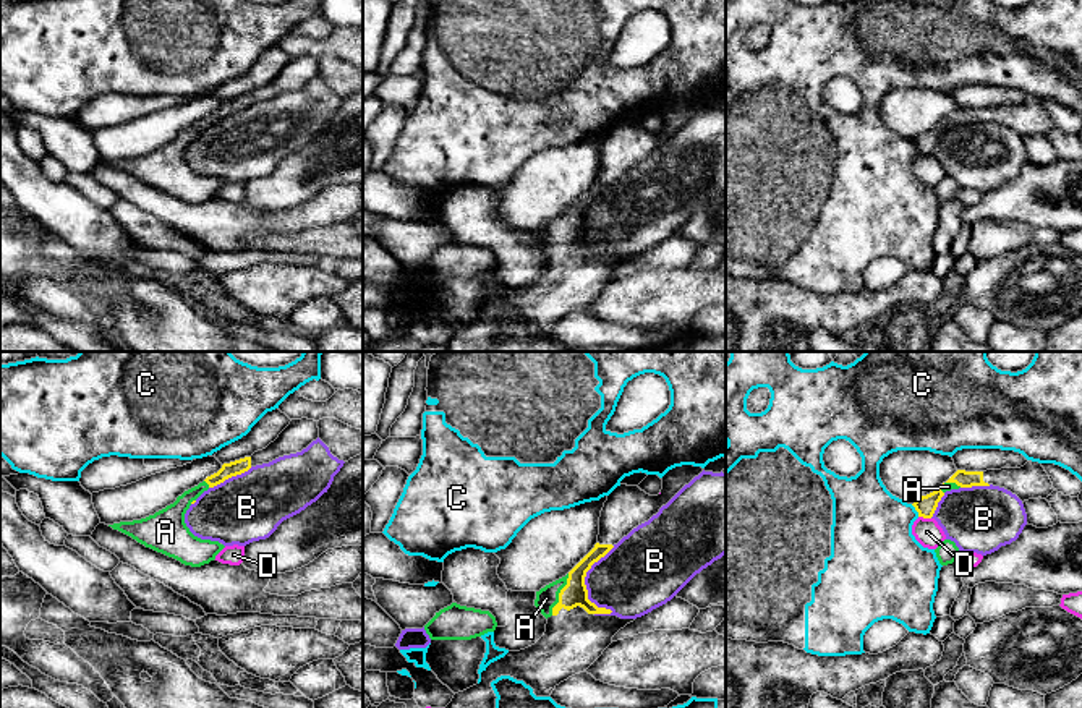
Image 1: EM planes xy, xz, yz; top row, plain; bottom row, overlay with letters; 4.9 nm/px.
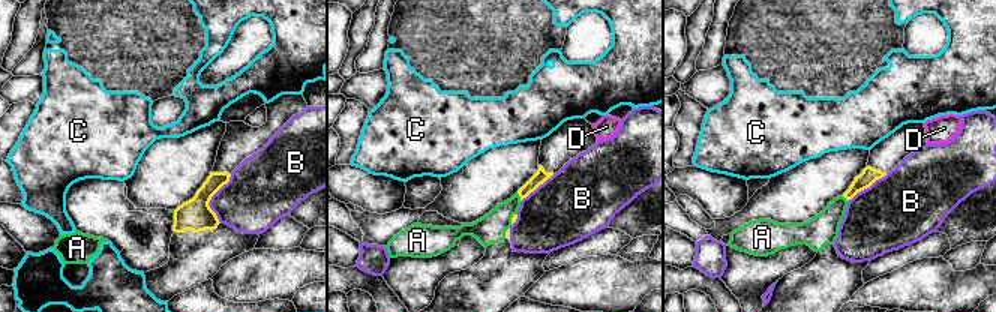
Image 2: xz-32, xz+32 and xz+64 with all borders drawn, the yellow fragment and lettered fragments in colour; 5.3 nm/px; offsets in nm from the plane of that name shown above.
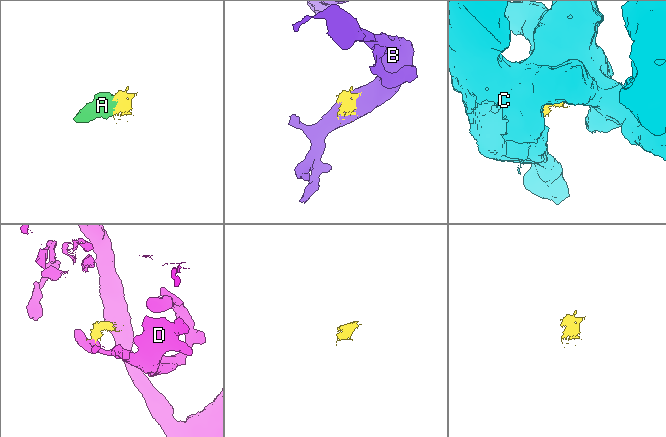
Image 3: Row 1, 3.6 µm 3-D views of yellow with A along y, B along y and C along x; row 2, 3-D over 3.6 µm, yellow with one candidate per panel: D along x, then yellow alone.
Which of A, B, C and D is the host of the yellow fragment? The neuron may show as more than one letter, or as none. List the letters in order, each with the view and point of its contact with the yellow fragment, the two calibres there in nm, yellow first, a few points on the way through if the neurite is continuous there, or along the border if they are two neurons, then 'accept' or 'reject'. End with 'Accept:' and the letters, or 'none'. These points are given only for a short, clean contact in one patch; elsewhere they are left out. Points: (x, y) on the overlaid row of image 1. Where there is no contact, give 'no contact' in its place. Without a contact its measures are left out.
A: contact xz (559, 595); calibres 120 and 110 nm; accept
B: contact xz (587, 590); calibres 120 and 360 nm; reject
C: contact yz (915, 509); calibres 100 and 400 nm; border yz (911, 504), (919, 516); reject
D: contact yz (925, 517); calibres 100 and 140 nm; border yz (919, 516), (930, 519); reject
Accept: A

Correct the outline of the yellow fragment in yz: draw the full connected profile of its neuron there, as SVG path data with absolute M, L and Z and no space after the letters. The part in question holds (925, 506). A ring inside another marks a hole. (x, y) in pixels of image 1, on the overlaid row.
M1029 460L1020 468L1001 468L986 471L957 470L936 491L922 496L912 505L918 512L918 517L931 518L938 502L946 491L990 484L1011 491L1022 502L1038 497L1046 499L1054 491L1053 483L1042 463Z

